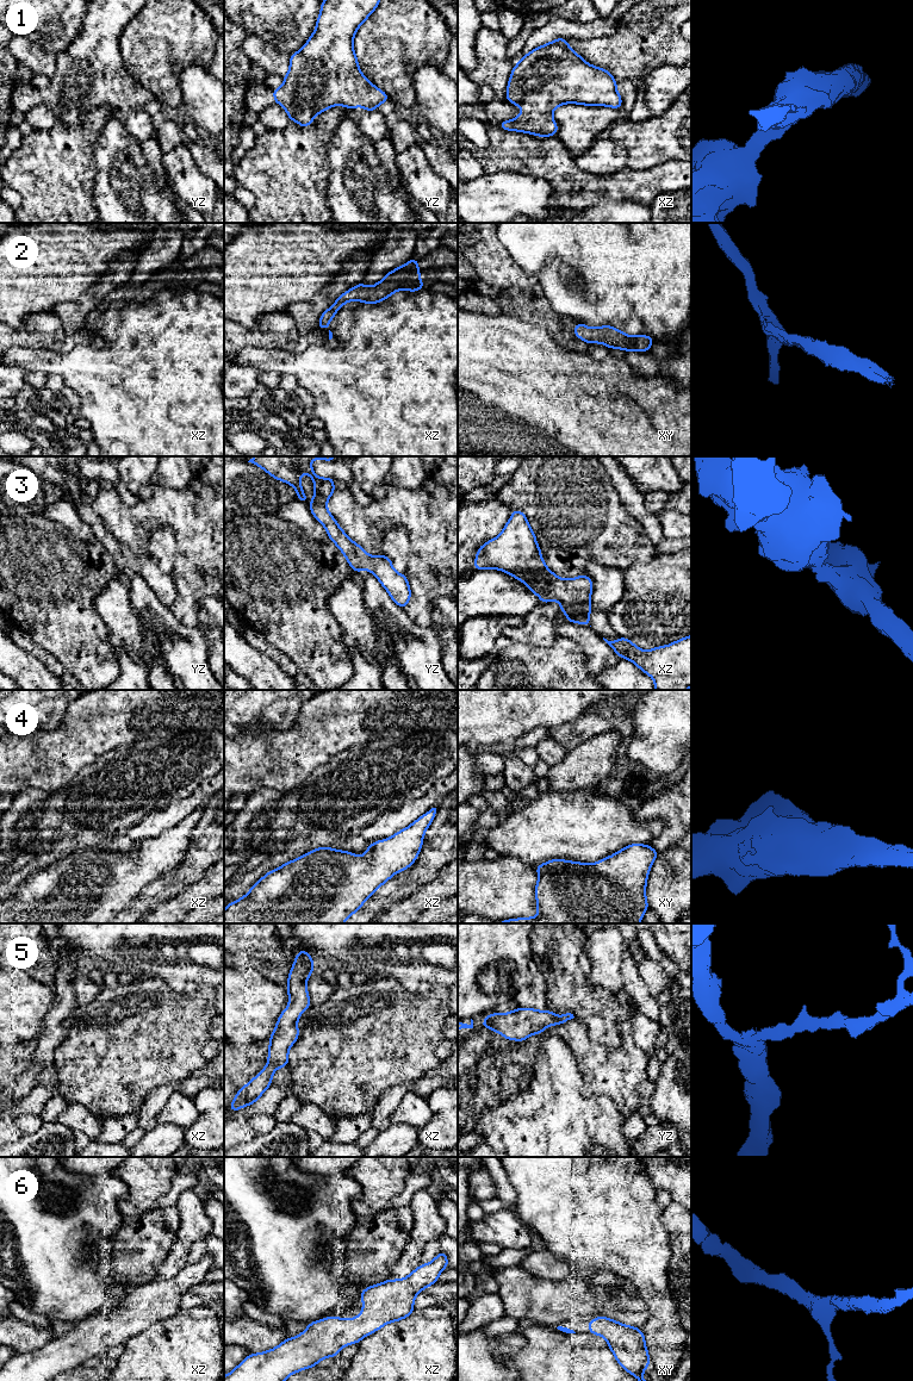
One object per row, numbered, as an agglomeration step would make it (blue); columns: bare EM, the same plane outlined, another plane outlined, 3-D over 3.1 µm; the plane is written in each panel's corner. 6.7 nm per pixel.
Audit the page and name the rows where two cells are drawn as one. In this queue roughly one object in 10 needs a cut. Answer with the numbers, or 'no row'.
no row

